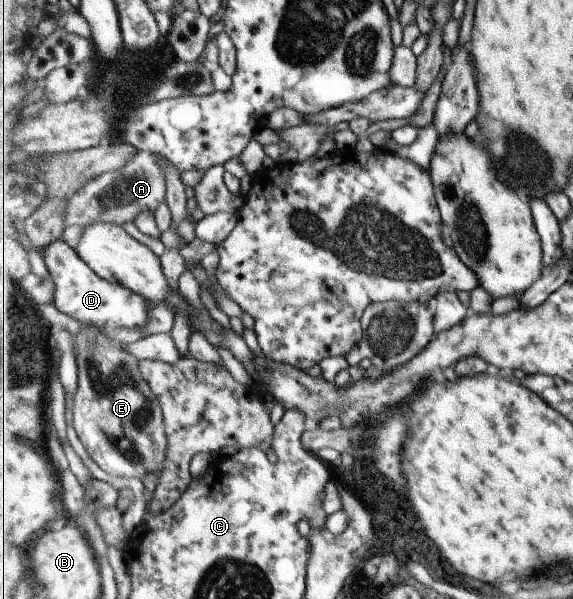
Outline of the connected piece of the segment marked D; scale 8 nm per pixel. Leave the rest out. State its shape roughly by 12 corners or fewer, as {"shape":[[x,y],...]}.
{"shape":[[57,239],[41,253],[54,305],[101,331],[143,327],[152,305]]}

